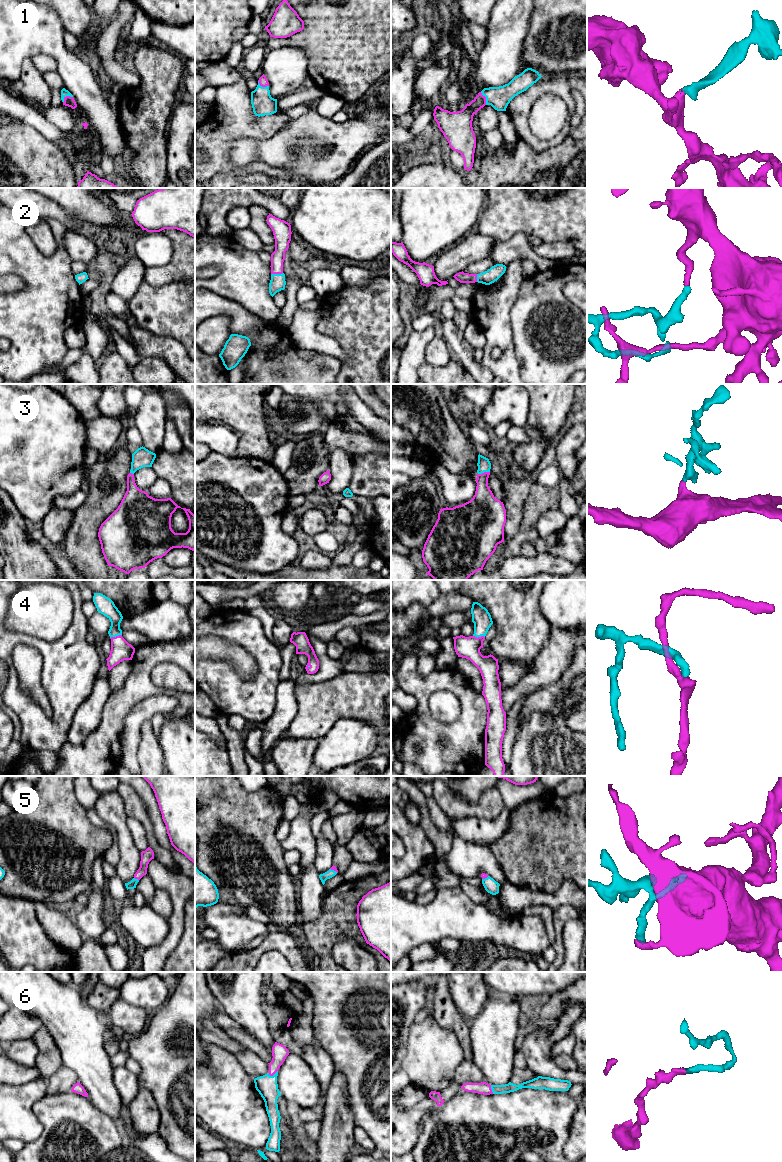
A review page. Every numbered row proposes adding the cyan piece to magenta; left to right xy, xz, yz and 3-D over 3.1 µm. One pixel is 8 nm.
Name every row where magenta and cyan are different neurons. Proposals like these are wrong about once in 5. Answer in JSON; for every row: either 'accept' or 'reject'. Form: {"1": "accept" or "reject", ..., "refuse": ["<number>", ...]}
{"1": "accept", "2": "accept", "3": "accept", "4": "accept", "5": "accept", "6": "accept", "refuse": []}

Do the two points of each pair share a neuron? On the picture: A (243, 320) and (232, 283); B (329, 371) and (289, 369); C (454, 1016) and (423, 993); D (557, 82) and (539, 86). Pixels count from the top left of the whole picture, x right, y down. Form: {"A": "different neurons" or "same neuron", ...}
{"A": "different neurons", "B": "same neuron", "C": "different neurons", "D": "same neuron"}

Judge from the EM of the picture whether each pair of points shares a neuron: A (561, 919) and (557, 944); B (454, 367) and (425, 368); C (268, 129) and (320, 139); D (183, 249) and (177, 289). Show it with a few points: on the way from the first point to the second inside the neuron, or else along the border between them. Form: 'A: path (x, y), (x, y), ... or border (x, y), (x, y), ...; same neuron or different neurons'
A: path (558, 925), (558, 938); same neuron
B: path (447, 372), (432, 372); same neuron
C: border (290, 119), (270, 137), (256, 140); different neurons
D: border (184, 280), (174, 280), (155, 286); different neurons

